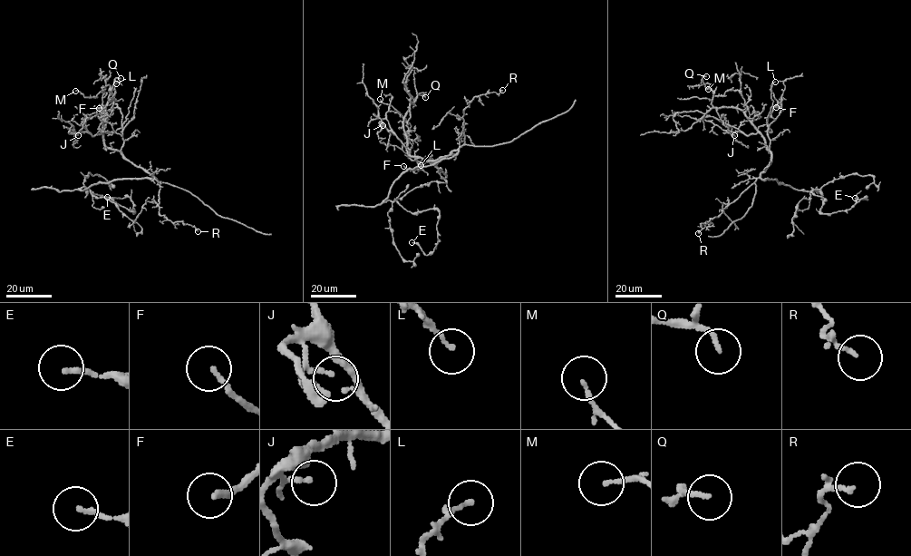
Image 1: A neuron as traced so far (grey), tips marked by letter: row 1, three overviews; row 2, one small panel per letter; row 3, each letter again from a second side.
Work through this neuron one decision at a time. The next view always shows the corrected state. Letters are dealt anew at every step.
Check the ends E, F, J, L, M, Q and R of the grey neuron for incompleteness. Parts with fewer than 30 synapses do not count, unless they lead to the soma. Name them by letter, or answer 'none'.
none

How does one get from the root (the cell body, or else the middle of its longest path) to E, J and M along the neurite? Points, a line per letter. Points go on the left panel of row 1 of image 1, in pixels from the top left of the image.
E: (147, 178), (113, 180), (80, 189), (87, 188), (94, 194), (111, 198), (134, 211), (129, 197), (107, 197)
J: (147, 178), (153, 177), (119, 151), (109, 149), (101, 133), (92, 136), (79, 131), (75, 134), (78, 135)
M: (147, 178), (153, 177), (119, 151), (105, 145), (101, 115), (103, 92), (95, 97), (84, 97), (75, 91)

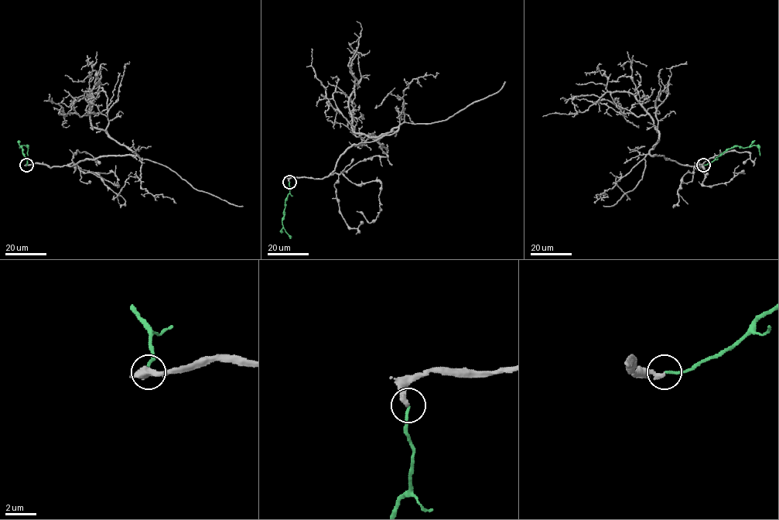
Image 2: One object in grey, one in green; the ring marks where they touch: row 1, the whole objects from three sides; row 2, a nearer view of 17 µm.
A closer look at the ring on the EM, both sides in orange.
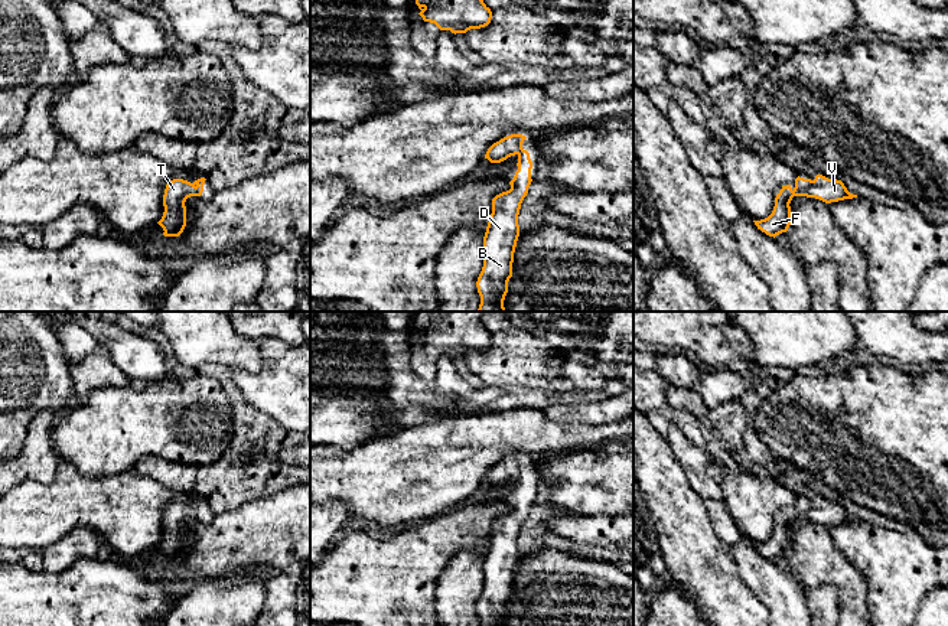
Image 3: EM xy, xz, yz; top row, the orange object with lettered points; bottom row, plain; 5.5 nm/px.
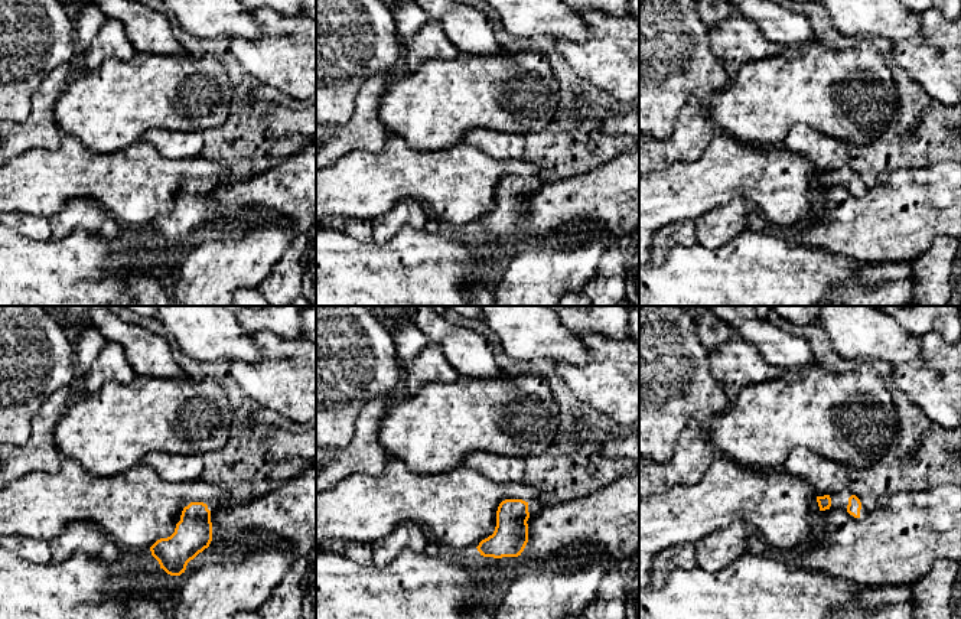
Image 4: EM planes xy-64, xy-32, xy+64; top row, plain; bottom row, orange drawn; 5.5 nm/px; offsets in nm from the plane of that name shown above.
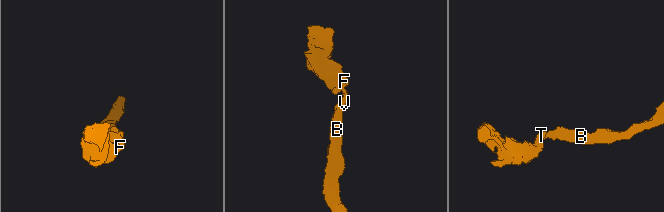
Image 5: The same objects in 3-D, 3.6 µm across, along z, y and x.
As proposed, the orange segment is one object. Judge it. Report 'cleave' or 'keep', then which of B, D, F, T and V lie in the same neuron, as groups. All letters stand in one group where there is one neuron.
keep; B D F T V

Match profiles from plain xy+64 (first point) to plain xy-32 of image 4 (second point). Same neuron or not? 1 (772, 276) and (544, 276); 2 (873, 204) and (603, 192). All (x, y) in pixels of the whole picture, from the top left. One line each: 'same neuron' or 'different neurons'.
1: different neurons
2: same neuron

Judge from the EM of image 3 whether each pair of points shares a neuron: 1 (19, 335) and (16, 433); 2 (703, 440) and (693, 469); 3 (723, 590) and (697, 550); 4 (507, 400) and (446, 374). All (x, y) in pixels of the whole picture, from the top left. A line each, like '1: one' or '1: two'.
1: one
2: two
3: one
4: one

